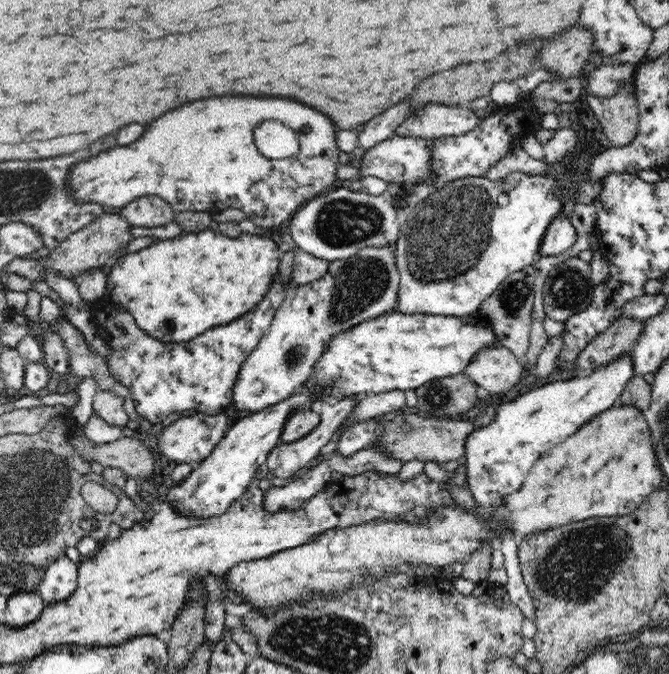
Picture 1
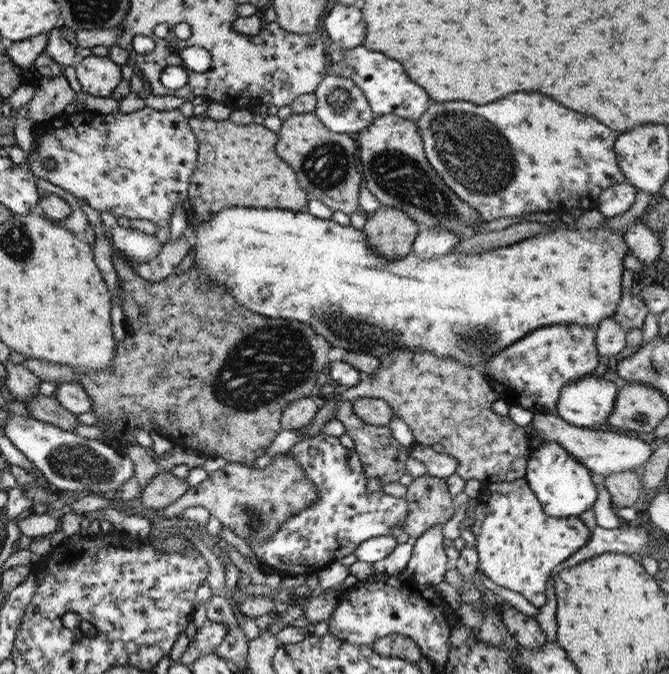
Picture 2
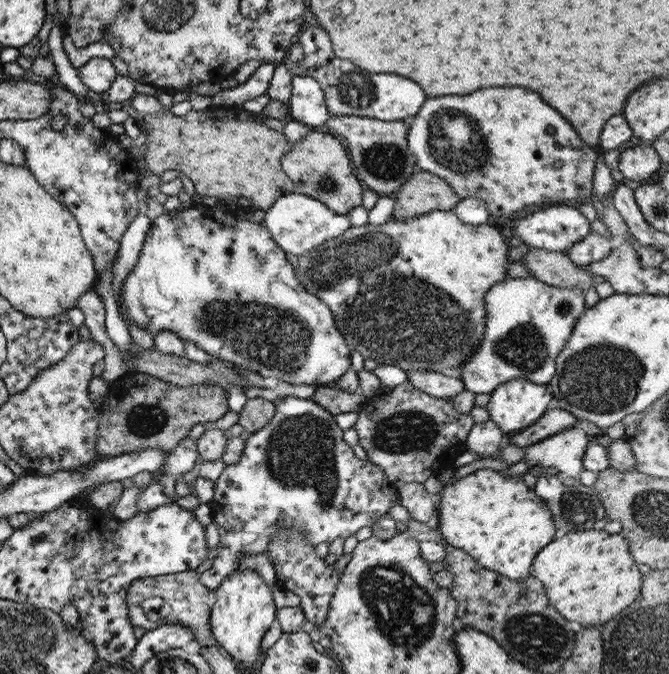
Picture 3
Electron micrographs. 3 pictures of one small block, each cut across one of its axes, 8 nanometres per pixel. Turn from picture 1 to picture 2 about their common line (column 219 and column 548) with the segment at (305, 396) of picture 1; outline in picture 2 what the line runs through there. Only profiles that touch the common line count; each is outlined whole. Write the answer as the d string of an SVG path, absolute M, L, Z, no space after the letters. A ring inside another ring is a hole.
M541 442L530 449L524 478L547 516L579 519L579 514L592 508L596 501L593 474L555 442Z

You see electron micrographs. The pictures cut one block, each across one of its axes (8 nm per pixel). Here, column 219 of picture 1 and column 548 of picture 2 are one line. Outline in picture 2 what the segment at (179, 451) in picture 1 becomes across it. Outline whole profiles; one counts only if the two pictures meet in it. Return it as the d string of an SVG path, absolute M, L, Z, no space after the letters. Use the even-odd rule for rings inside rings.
M534 413L531 428L537 432L541 442L555 442L565 452L569 452L579 464L582 464L593 476L605 478L619 471L635 470L645 464L652 451L644 441L612 432L610 429L594 430L573 426L553 413Z

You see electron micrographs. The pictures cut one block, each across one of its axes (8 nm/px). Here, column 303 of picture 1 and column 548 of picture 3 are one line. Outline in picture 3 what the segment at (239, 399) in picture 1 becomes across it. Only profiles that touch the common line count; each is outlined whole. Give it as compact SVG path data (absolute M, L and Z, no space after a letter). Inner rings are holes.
M533 277L505 278L485 292L485 330L479 349L461 366L465 390L473 394L491 394L499 384L521 378L533 384L547 384L555 374L554 360L573 324L590 303L579 288L557 288Z

